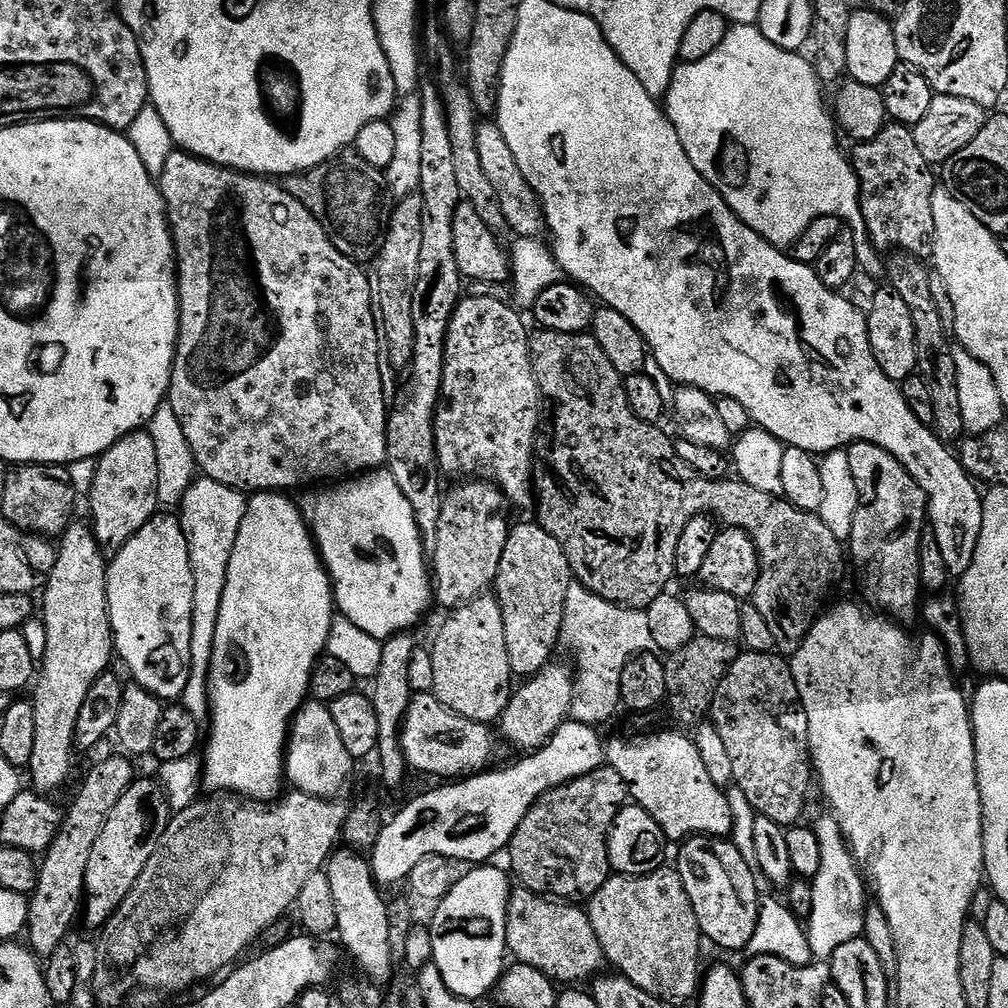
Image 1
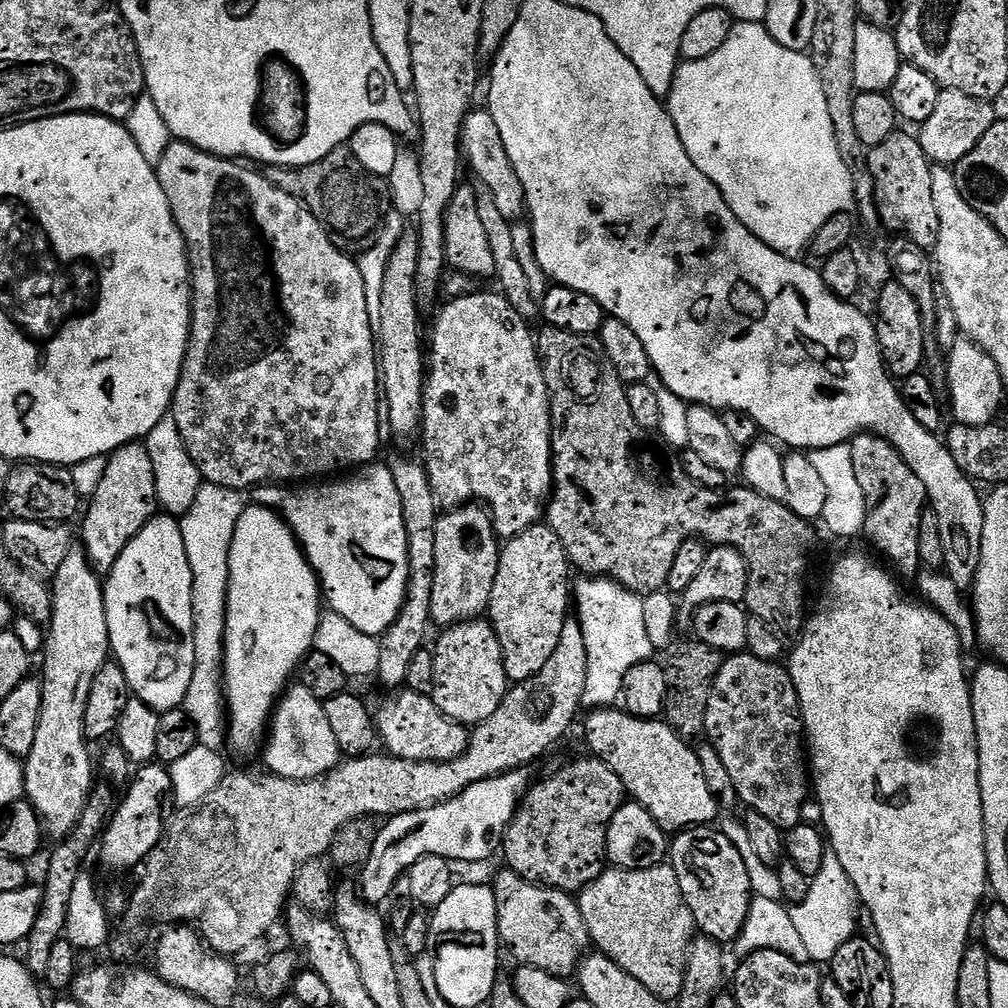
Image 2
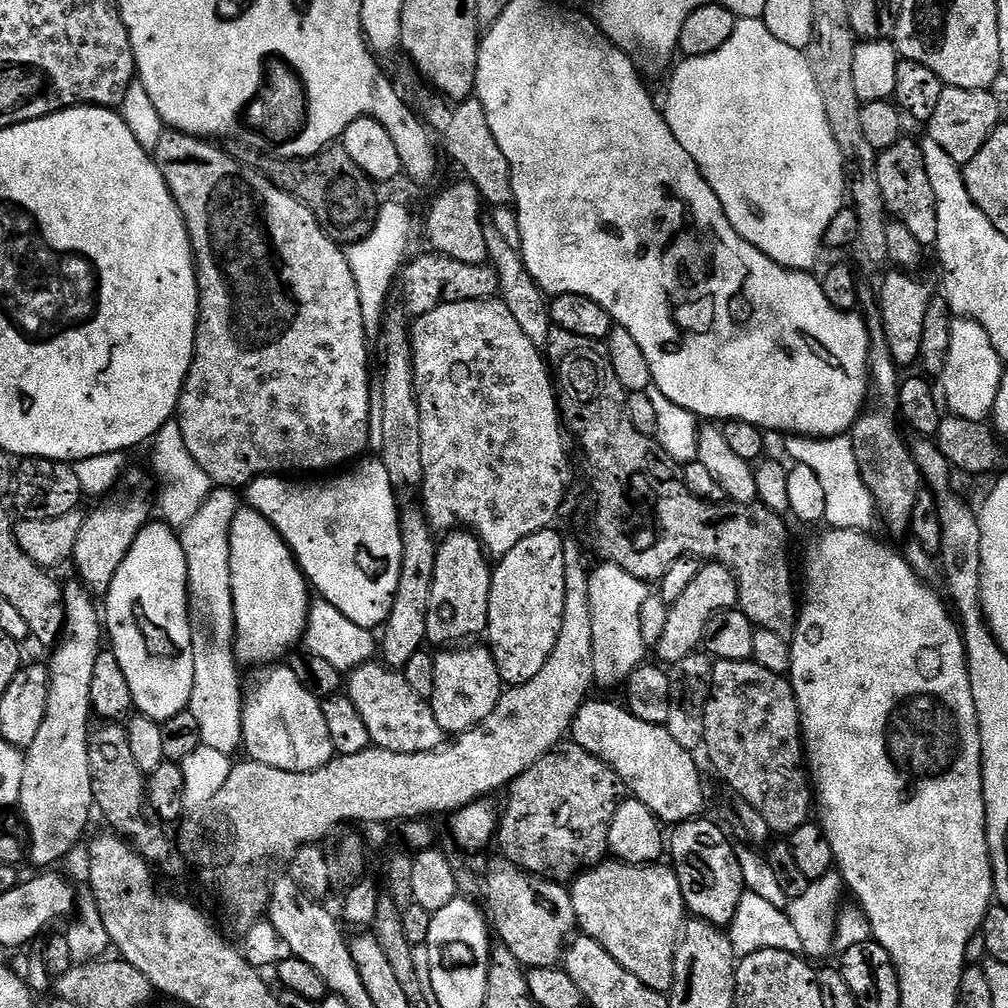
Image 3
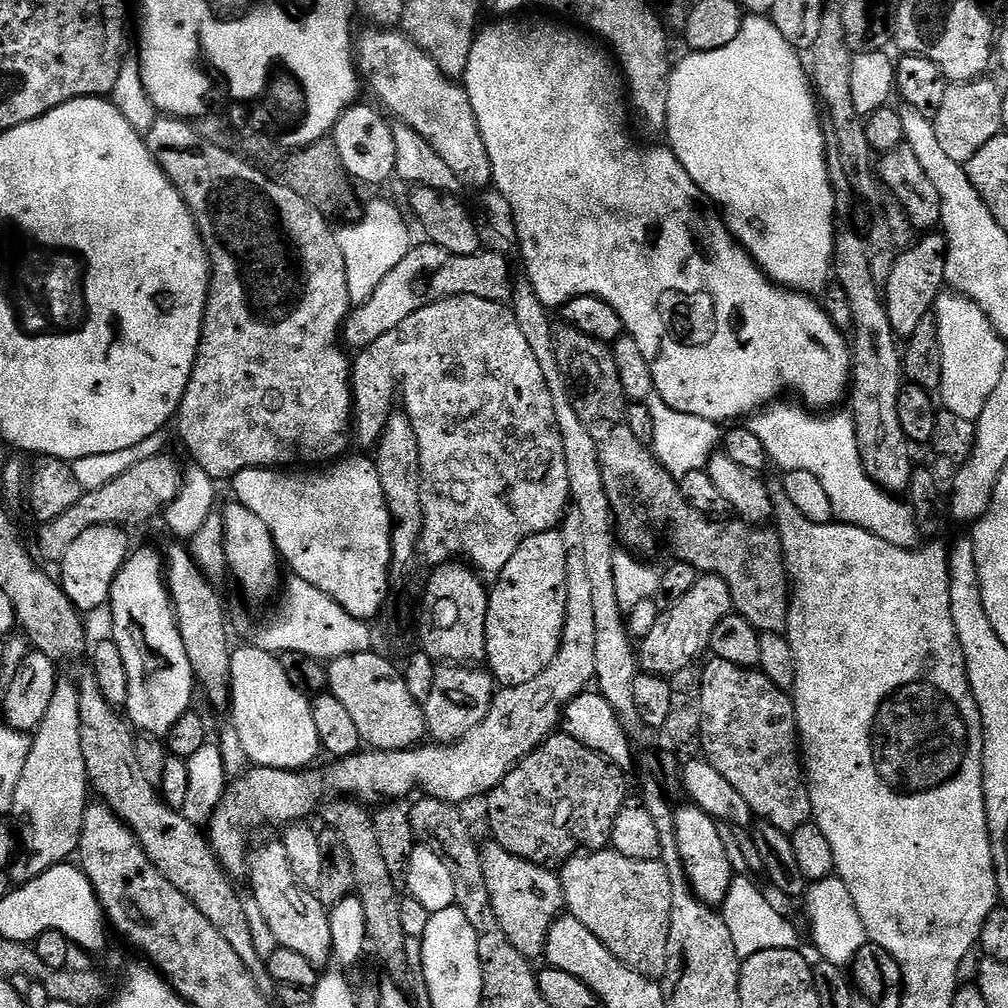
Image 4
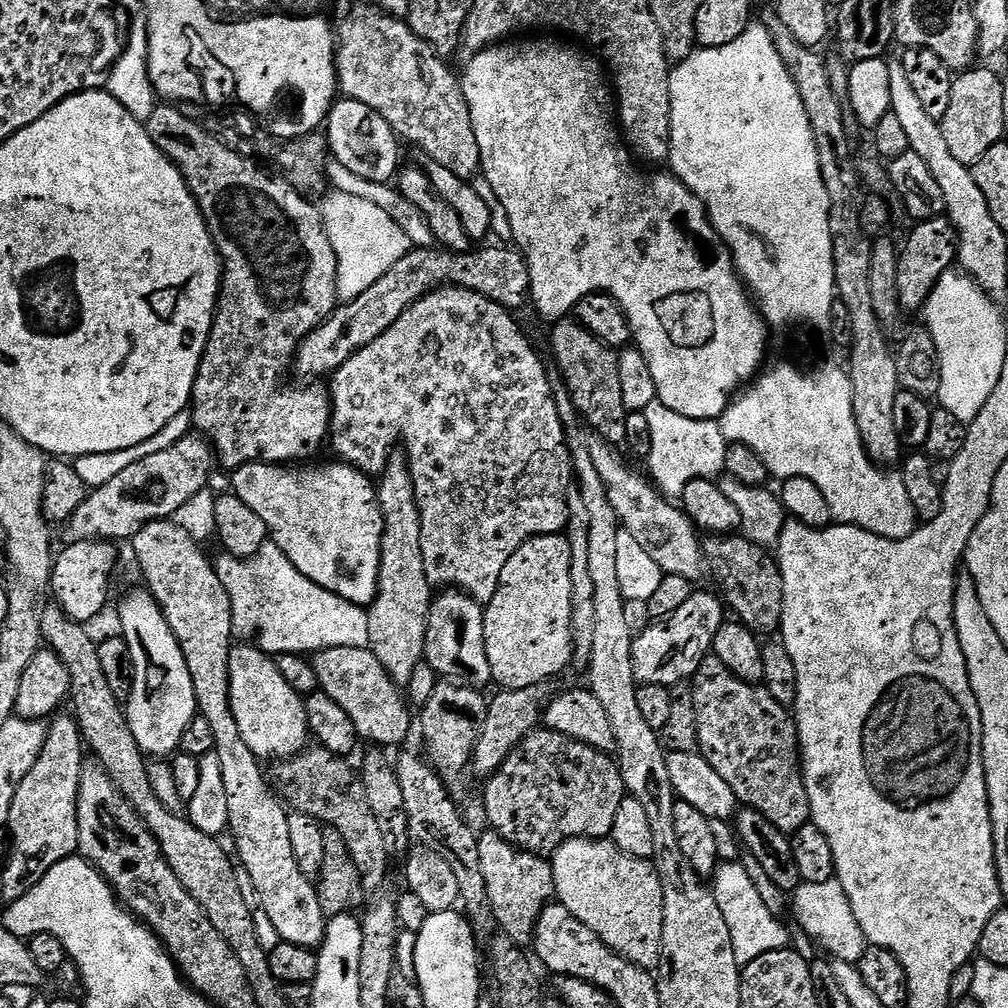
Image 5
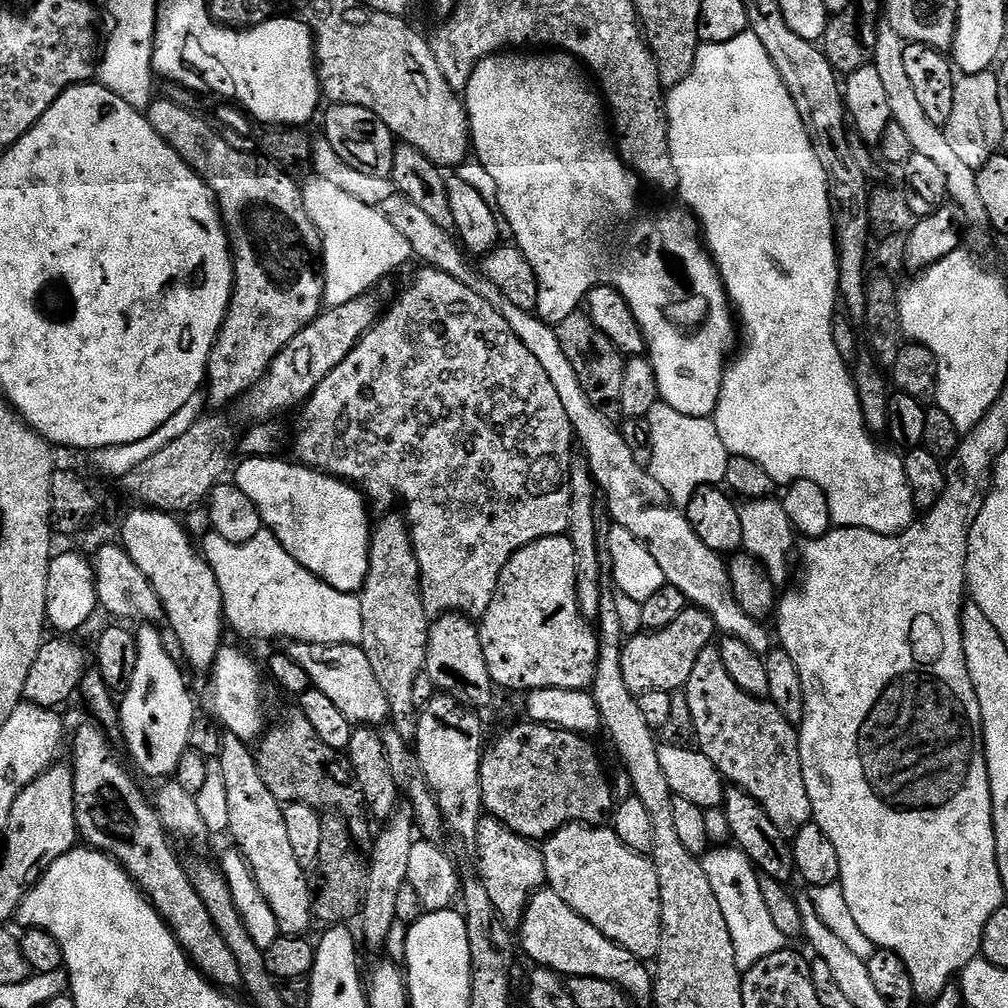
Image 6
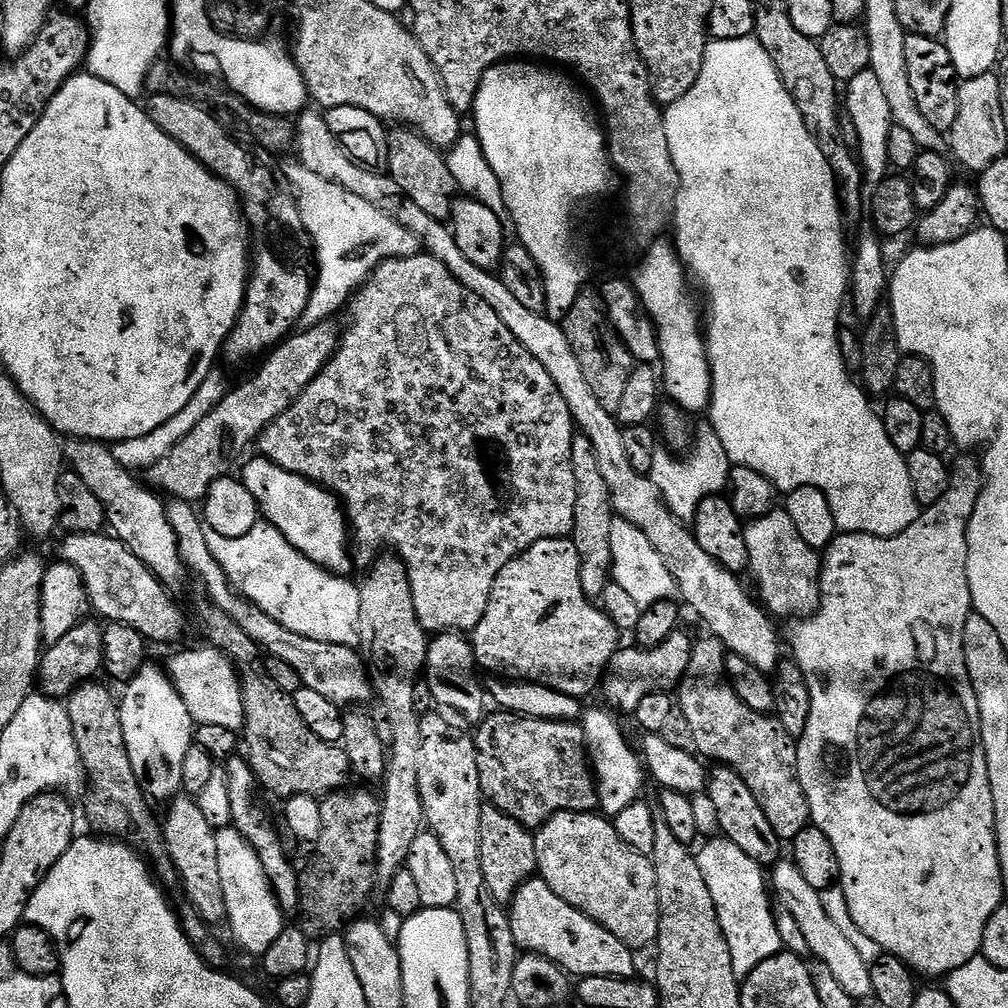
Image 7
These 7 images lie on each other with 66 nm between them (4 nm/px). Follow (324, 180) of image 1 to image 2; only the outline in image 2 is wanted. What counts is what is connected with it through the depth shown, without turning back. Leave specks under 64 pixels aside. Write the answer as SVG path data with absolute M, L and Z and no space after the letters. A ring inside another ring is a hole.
M351 147L336 148L330 154L326 154L326 158L310 166L268 166L263 169L262 175L271 184L278 186L278 190L286 190L290 198L294 198L312 211L316 221L327 230L339 248L353 250L352 248L359 249L367 245L381 231L386 219L385 177L370 174L370 170L366 170L366 166L362 166L362 162L354 158Z

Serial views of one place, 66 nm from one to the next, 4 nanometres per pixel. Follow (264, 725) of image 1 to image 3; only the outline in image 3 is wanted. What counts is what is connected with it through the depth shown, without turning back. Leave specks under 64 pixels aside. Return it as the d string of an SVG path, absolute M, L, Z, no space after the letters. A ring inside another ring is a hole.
M247 506L241 507L240 512L234 514L234 522L230 526L230 574L234 590L237 661L241 665L275 665L279 656L287 657L301 643L304 629L308 626L310 585L275 526L265 516Z

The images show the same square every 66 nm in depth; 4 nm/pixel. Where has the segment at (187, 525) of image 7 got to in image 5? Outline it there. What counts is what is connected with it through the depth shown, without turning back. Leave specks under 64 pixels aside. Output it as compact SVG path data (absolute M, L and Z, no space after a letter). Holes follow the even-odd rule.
M331 648L330 650L321 650L311 657L314 666L314 674L318 674L320 691L330 694L346 714L350 714L350 720L354 724L354 730L357 731L361 741L369 740L367 743L372 746L389 746L388 744L400 744L408 736L408 731L413 731L414 716L410 711L410 705L406 699L405 693L397 686L395 682L382 670L382 662L374 658L372 649L367 648Z

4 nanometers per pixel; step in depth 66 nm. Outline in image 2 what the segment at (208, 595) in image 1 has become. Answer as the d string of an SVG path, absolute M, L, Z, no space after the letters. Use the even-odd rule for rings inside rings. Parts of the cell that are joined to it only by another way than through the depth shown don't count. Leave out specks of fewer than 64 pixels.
M204 482L194 504L179 517L182 542L186 542L186 558L192 571L192 609L194 610L194 678L183 707L194 722L199 745L220 752L226 744L226 708L224 694L224 635L228 617L228 579L230 578L230 546L234 542L234 526L242 518L245 493Z

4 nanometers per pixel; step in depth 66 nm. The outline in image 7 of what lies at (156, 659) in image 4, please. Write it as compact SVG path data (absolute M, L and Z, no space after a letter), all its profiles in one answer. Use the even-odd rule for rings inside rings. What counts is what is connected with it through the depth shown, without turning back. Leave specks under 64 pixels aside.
M151 666L143 667L123 689L124 700L119 701L122 730L126 738L126 750L130 754L130 766L144 788L144 795L153 801L167 802L181 795L182 762L186 762L186 750L194 747L194 721L186 702L168 678L167 671Z

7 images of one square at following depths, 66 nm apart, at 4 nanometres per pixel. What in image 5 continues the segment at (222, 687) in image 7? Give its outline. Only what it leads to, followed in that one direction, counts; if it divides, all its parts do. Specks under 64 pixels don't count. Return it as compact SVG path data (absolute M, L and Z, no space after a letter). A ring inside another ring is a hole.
M245 643L233 647L230 654L230 702L234 722L238 722L238 731L256 756L269 756L269 761L275 762L304 751L310 740L304 701L305 697L297 694L286 683L286 678L282 678L269 653Z

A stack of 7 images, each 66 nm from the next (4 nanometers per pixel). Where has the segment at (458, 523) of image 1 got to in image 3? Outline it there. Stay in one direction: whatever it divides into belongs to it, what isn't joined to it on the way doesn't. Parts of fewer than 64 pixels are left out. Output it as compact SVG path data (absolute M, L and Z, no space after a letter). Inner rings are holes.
M453 530L439 541L434 566L434 586L430 586L430 606L426 614L427 643L436 646L456 646L468 642L471 636L485 631L488 626L490 586L493 565L472 530Z

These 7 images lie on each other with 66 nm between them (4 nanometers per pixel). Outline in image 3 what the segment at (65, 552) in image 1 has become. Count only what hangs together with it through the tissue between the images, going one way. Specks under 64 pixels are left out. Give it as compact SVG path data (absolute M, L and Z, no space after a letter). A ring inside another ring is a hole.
M80 582L74 584L63 585L64 589L64 634L62 639L51 649L52 660L47 661L48 677L50 678L50 698L46 702L46 718L42 718L42 726L38 730L38 734L34 738L34 742L30 742L30 746L24 752L24 769L22 770L22 790L20 791L20 803L18 811L24 815L24 824L28 827L28 840L26 844L26 856L29 861L33 860L37 864L37 869L48 870L51 864L59 862L63 856L68 856L72 852L72 847L79 842L84 836L84 831L88 828L88 819L91 818L92 812L94 813L94 805L92 803L92 775L90 774L90 754L88 753L88 734L90 731L90 723L88 719L93 719L94 713L92 711L91 702L91 683L93 681L94 664L102 651L100 645L100 636L102 640L102 612L95 604L92 592Z

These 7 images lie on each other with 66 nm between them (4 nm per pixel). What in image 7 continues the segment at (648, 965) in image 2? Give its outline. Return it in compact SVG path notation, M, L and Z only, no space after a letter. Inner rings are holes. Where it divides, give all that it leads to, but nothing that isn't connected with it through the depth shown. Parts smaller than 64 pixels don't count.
M560 812L541 824L536 837L536 871L562 902L570 902L591 920L597 920L618 942L633 950L651 949L660 933L660 907L658 906L658 882L654 878L651 859L626 846L618 838L615 823L609 817L596 812Z

